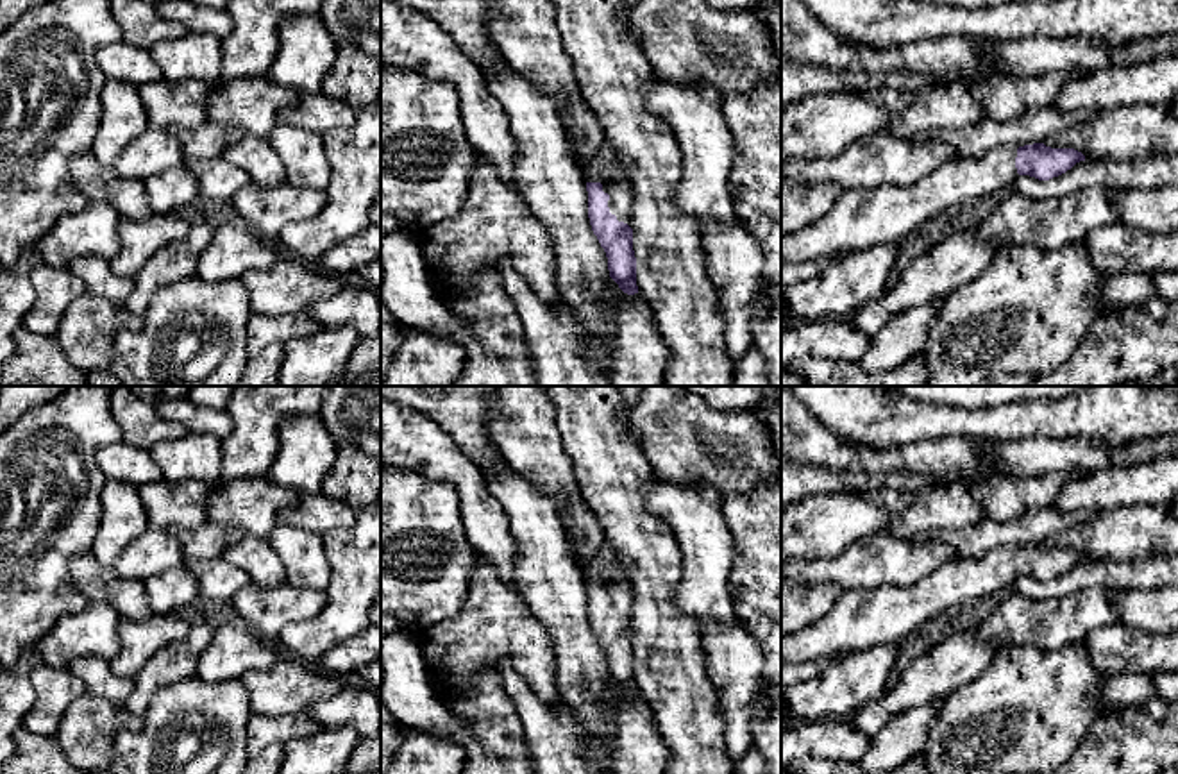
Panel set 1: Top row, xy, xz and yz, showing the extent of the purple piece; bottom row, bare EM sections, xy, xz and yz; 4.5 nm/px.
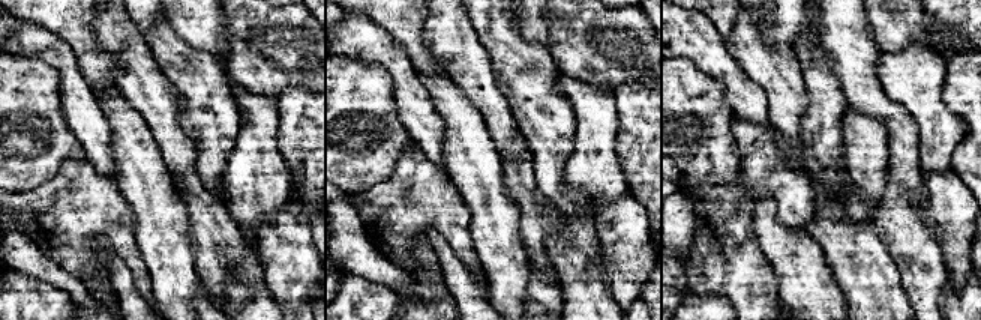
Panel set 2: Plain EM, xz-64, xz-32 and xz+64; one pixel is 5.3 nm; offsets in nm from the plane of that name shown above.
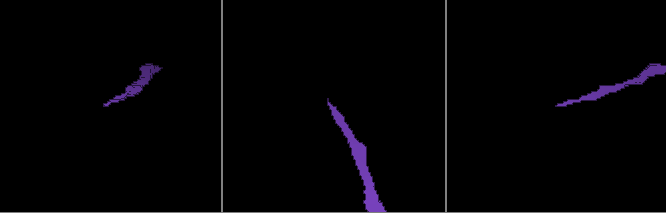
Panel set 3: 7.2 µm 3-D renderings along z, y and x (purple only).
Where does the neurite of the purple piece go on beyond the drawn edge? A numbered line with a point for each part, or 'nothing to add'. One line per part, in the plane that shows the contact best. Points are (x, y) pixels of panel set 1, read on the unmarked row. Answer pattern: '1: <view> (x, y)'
1: xz (608, 569)

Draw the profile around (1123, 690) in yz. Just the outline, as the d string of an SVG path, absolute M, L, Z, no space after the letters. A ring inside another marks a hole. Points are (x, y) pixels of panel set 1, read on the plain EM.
M1115 674L1106 677L1103 686L1101 711L1124 711L1157 697L1149 674Z

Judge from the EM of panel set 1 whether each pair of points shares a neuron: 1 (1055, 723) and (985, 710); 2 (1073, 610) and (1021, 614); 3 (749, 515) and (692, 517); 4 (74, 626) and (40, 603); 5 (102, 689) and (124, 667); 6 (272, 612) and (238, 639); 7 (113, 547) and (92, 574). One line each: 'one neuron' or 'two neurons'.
1: one neuron
2: one neuron
3: two neurons
4: two neurons
5: two neurons
6: two neurons
7: two neurons

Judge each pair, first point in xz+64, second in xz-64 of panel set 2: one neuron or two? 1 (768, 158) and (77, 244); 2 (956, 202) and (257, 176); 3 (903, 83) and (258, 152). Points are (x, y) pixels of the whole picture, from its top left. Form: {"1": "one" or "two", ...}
{"1": "one", "2": "two", "3": "one"}

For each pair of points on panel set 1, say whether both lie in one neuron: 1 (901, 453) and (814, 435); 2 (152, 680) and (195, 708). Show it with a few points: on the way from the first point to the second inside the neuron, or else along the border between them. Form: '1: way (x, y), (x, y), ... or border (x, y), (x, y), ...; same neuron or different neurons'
1: way (880, 458), (862, 458), (835, 451); same neuron
2: border (195, 674), (163, 687), (151, 699), (142, 717); different neurons

